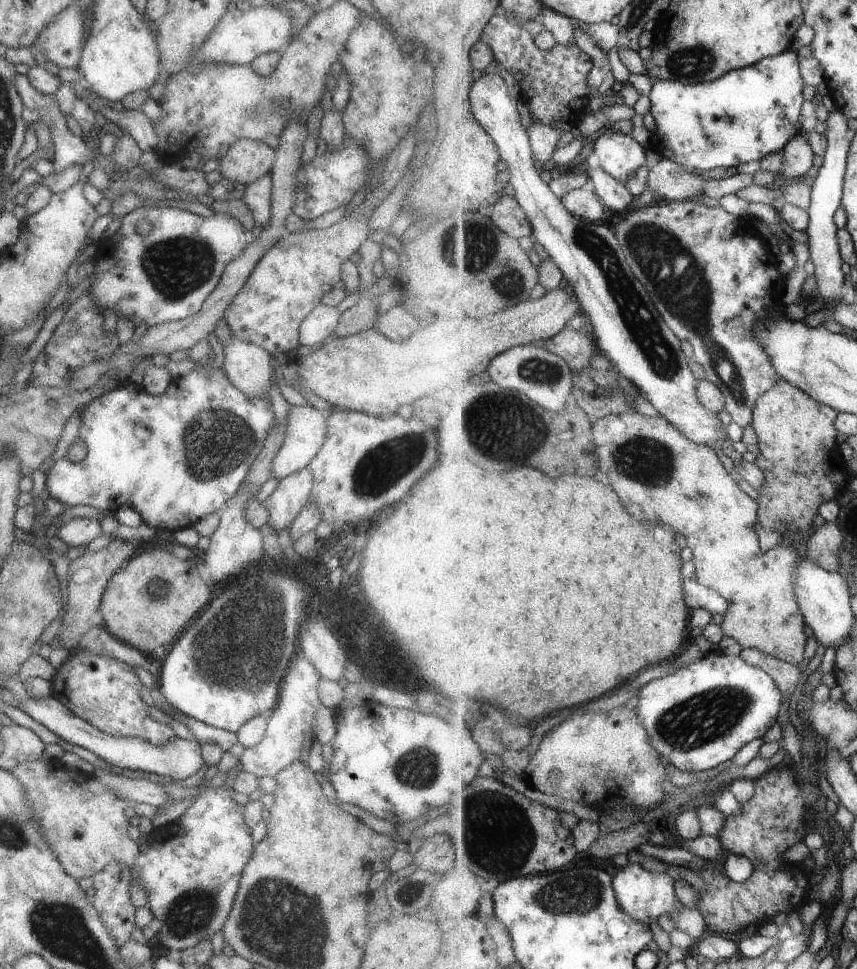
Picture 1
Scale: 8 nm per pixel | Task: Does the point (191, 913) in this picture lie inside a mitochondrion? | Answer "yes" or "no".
yes

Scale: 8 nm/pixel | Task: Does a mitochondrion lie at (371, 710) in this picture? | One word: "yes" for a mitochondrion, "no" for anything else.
no

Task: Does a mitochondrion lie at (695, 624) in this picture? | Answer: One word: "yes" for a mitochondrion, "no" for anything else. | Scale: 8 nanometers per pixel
no

